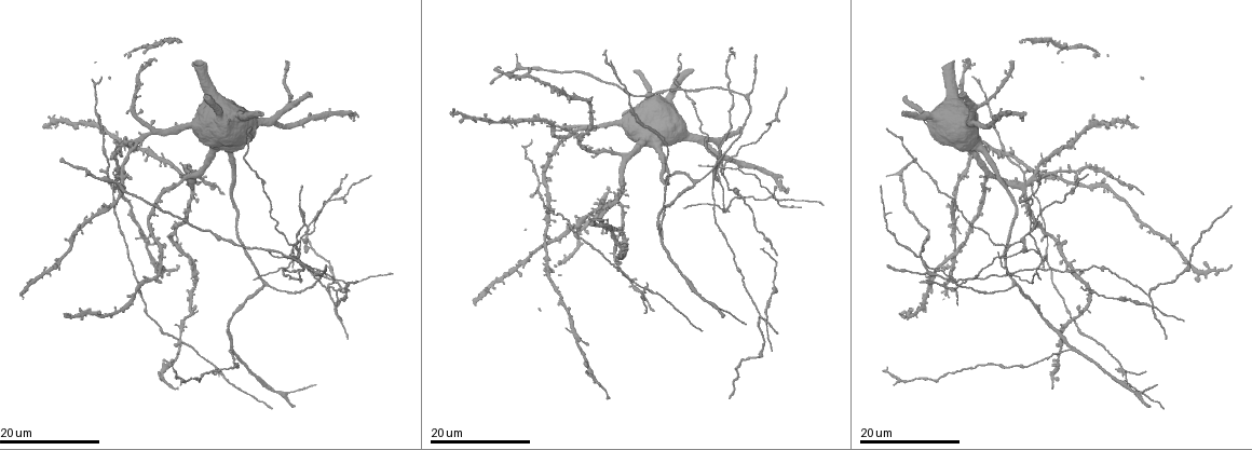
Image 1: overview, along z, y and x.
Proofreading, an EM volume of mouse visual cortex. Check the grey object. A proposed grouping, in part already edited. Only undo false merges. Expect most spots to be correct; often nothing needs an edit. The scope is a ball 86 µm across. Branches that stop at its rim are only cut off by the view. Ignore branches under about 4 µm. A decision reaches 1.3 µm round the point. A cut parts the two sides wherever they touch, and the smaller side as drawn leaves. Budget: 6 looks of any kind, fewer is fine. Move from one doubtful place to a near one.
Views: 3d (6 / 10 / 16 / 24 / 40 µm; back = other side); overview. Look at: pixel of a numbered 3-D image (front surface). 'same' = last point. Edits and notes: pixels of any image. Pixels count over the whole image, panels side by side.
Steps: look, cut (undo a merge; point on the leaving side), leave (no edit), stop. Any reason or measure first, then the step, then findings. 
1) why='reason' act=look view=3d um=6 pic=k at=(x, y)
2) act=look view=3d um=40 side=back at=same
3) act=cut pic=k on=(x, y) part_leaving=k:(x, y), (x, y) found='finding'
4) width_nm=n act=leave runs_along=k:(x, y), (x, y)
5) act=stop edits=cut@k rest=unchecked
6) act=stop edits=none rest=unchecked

why='four-way junction' act=look view=3d um=16 pic=1 at=(336, 308)

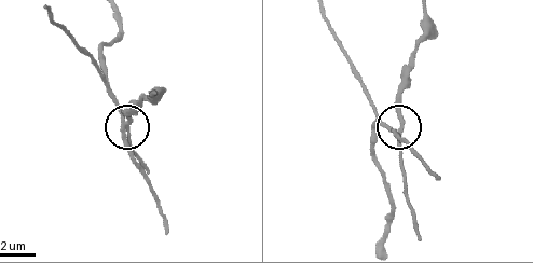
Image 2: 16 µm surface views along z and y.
why='zoom in' act=look view=3d um=10 pic=2 at=(397, 128)

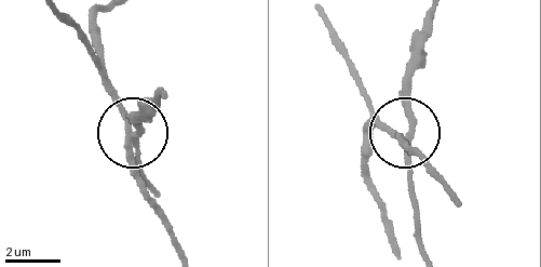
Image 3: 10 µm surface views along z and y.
act=look view=3d um=10 side=back pic=3 at=(405, 131)

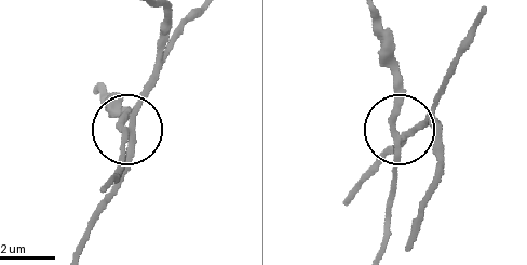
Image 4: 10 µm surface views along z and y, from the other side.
arms=4 act=cut pic=4 on=(402, 97) found='two neurons meet here'

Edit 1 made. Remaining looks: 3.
why='looks like a crossing' act=look view=3d um=24 pic=1 at=(644, 290)

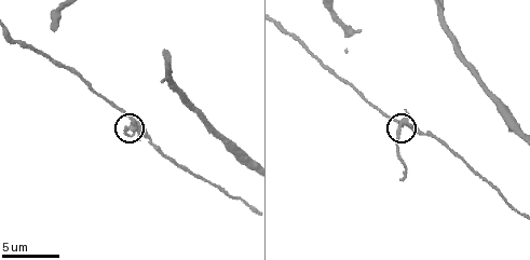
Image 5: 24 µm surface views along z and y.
act=look view=3d um=6 pic=5 at=(403, 123)

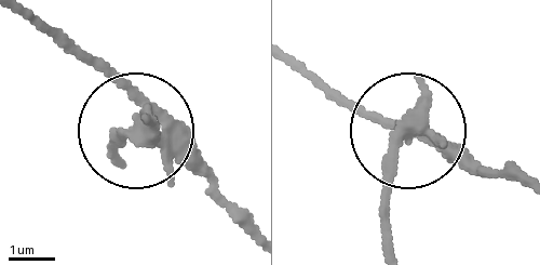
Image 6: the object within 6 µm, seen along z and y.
width_nm=290 act=cut pic=6 on=(112, 145) part_leaving=6:(424, 135), (397, 159), (381, 240) found='two neurons meet here'

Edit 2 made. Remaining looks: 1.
act=stop edits=cut@4,cut@6 rest=unchecked

